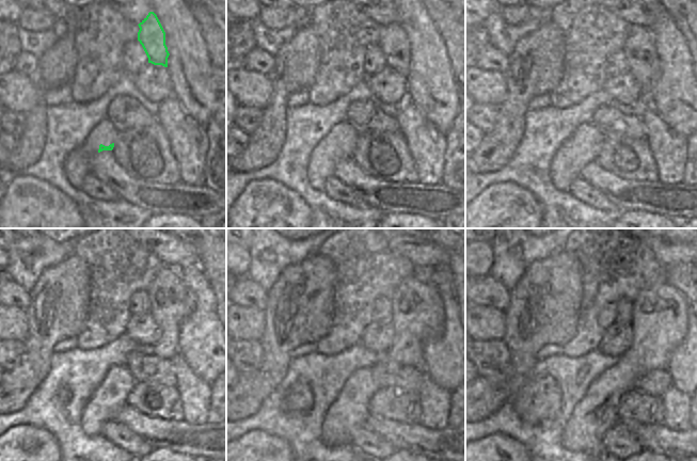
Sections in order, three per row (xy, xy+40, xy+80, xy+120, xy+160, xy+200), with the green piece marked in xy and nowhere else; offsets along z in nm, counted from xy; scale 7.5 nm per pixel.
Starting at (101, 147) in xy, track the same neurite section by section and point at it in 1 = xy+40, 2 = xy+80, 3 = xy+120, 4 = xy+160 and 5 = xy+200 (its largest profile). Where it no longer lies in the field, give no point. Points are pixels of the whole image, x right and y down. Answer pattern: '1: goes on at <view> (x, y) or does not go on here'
1: goes on at xy+40 (344, 152)
2: goes on at xy+80 (584, 155)
3: goes on at xy+120 (109, 398)
4: goes on at xy+160 (349, 412)
5: goes on at xy+200 (660, 322)

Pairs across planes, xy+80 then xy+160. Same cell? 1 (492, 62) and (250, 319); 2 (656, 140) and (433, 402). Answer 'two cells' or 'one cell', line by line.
1: two cells
2: one cell

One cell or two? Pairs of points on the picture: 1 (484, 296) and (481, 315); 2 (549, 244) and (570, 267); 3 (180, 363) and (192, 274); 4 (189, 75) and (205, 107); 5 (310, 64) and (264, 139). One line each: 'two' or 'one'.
1: two
2: two
3: two
4: one
5: one

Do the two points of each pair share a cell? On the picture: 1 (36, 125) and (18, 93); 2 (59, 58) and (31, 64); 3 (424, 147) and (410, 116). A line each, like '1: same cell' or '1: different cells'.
1: different cells
2: different cells
3: same cell

